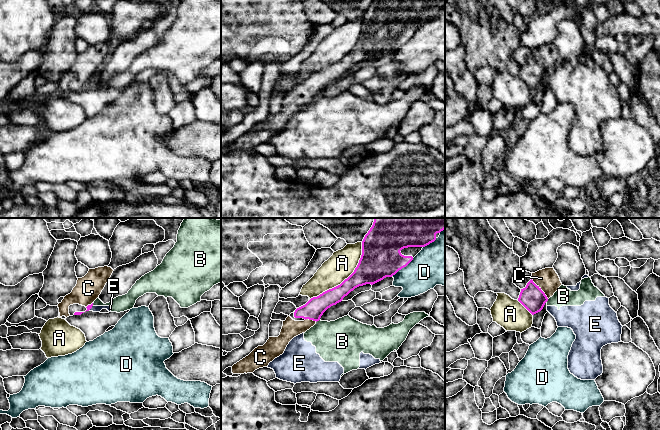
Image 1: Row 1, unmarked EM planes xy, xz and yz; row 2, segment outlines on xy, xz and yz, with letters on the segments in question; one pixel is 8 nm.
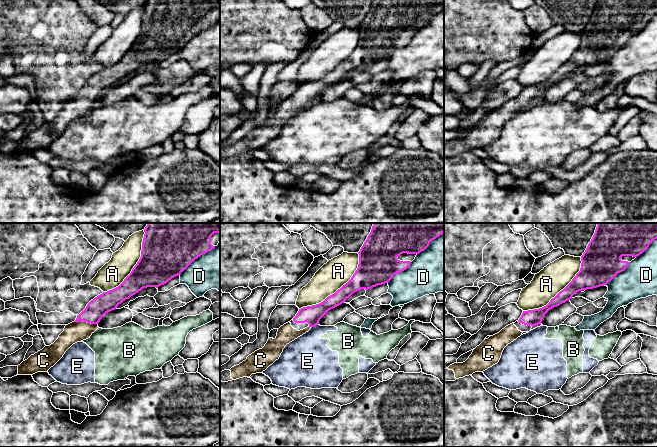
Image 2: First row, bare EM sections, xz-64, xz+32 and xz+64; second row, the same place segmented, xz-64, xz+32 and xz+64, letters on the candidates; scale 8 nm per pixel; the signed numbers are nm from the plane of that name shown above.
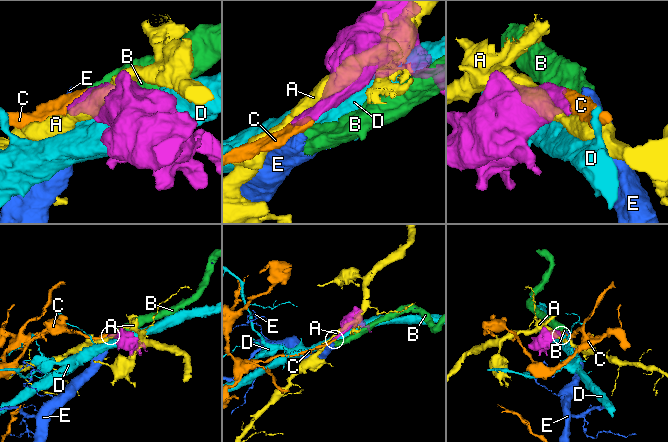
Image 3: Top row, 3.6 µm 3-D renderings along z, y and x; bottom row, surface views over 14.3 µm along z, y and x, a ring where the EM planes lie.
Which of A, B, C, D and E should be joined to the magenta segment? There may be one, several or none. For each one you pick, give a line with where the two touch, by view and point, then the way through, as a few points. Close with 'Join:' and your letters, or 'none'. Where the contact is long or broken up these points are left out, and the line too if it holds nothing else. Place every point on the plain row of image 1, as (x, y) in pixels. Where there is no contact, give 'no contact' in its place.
C: meets magenta in yz at (540, 65); runs through yz (531, 73), (540, 65), (547, 55)
Join: C

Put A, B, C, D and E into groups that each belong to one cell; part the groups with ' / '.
A / B E / C / D

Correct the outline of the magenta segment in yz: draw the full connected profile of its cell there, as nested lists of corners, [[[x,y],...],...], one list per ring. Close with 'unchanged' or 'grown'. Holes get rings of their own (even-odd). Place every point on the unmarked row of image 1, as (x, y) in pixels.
[[[554,44],[532,49],[532,55],[521,65],[518,77],[532,90],[540,88],[545,79],[562,61]]]; grown

